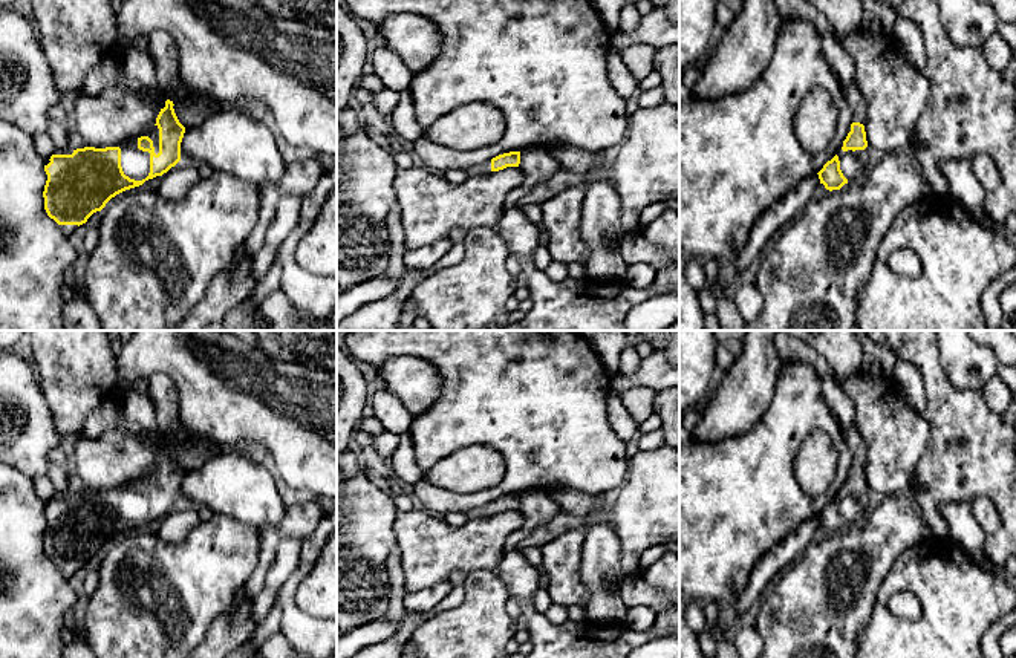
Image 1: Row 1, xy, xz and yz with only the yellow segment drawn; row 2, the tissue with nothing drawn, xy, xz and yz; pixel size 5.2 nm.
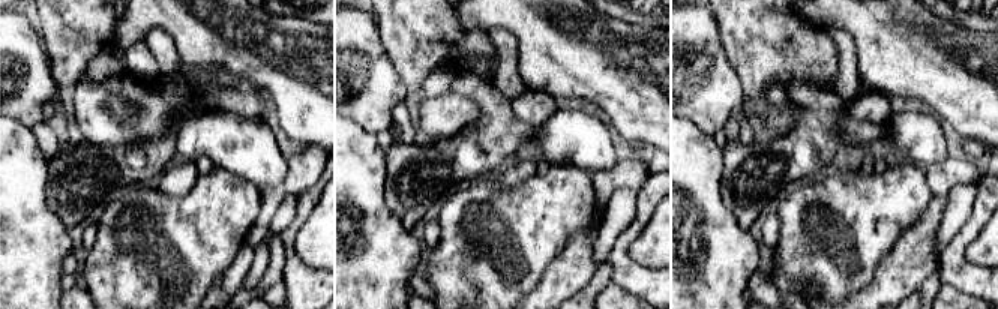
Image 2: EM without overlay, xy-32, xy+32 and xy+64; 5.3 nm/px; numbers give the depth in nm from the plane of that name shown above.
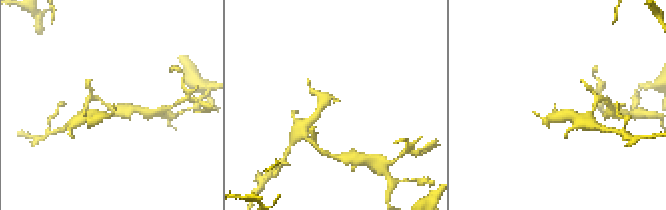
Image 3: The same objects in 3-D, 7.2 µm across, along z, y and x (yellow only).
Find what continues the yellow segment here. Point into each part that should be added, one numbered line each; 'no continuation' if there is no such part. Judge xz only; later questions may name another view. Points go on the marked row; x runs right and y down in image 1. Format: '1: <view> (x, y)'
1: xz (453, 176)

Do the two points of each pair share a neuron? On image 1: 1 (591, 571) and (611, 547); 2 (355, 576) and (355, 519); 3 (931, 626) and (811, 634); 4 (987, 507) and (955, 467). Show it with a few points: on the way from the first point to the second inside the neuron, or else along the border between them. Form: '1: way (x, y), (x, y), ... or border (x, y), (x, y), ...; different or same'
1: way (597, 565), (605, 553); same
2: way (355, 562), (355, 533); same
3: border (875, 597), (872, 614), (857, 641); different
4: border (969, 502), (986, 496), (999, 516); different

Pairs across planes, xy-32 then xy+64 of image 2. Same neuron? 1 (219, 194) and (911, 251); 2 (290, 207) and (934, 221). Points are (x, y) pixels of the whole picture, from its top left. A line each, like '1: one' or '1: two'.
1: two
2: two

